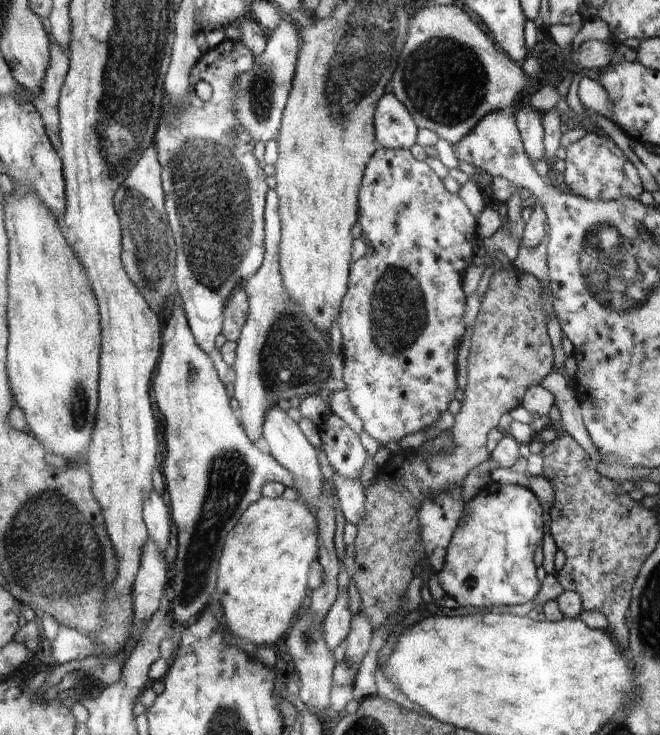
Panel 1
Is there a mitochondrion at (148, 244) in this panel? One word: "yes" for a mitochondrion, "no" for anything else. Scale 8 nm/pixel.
yes

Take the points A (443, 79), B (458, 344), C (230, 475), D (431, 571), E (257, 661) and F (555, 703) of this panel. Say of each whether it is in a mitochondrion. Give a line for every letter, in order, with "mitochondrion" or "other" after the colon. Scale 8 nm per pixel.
A: mitochondrion
B: other
C: mitochondrion
D: other
E: other
F: other

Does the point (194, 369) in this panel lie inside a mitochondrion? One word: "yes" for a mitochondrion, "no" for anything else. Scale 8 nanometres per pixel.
yes

